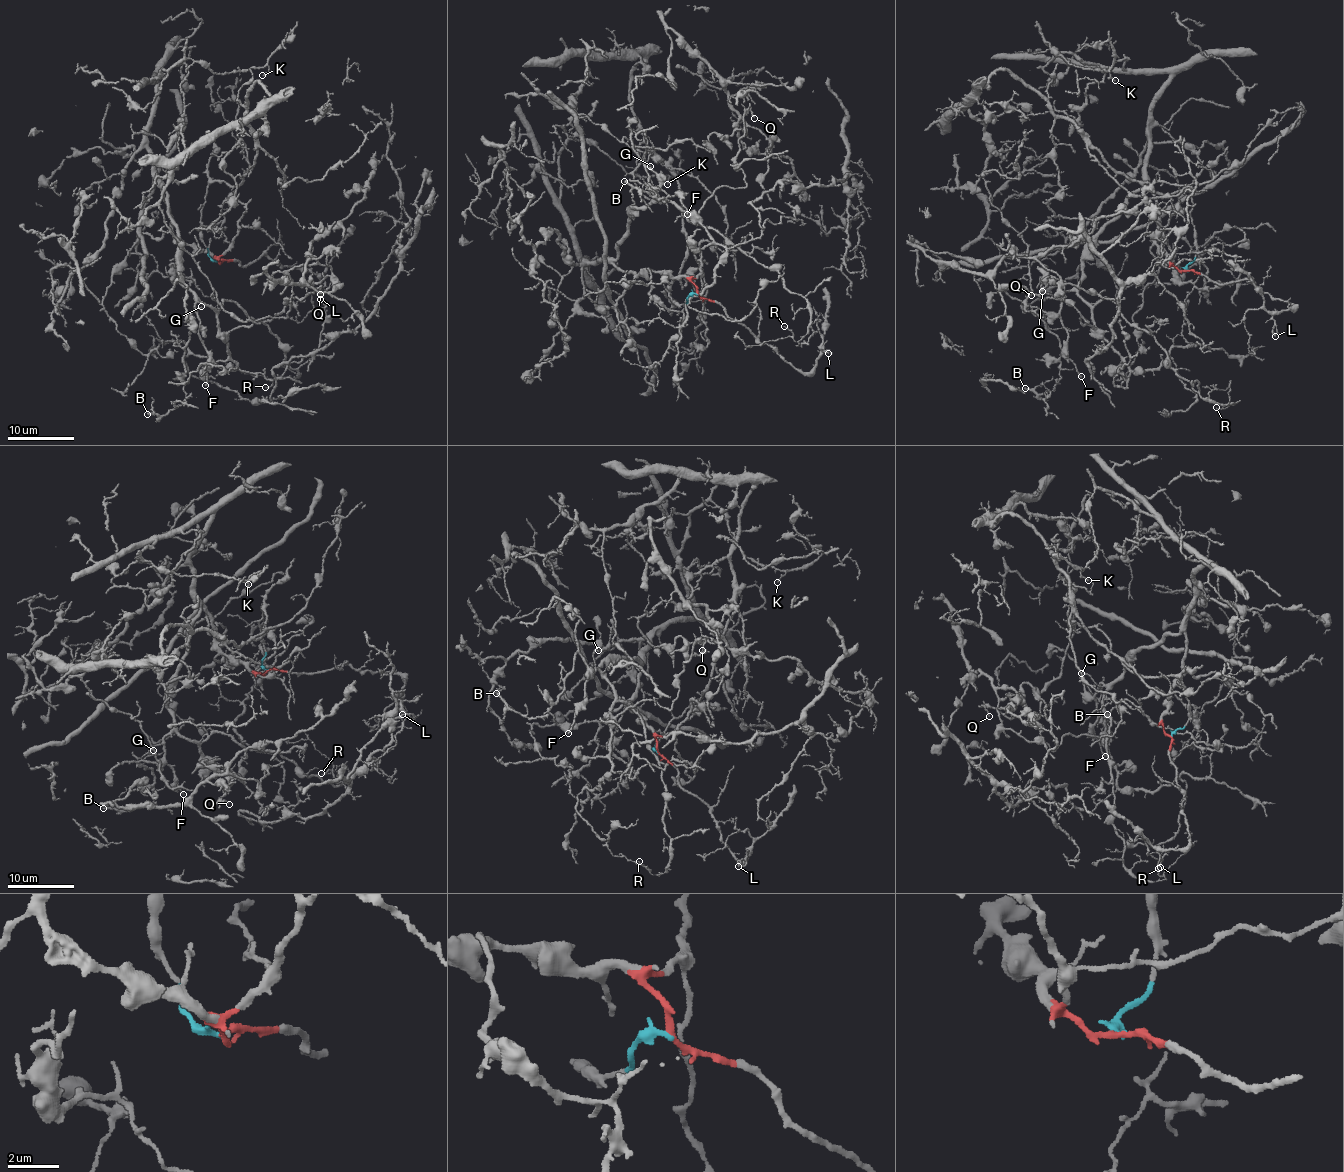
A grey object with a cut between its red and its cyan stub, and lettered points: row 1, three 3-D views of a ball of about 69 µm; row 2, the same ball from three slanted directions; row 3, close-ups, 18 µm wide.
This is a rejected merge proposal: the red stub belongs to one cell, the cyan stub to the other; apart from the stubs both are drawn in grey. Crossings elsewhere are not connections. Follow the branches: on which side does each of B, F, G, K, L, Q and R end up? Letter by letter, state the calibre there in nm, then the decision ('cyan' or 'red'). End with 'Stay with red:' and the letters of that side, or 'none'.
B: 240 nm thick; red
F: 160 nm thick; red
G: 130 nm thick; red
K: 120 nm thick; red
L: 100 nm thick; red
Q: 100 nm thick; red
R: 100 nm thick; red
Stay with red: B, F, G, K, L, Q, R

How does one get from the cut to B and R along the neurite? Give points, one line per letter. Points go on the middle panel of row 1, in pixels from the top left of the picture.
B: (697, 293), (687, 278), (614, 263), (634, 207), (659, 187), (644, 164), (665, 200), (625, 180)
R: (697, 293), (614, 263), (634, 207), (668, 200), (778, 272), (808, 302), (808, 331), (796, 341), (783, 326)

